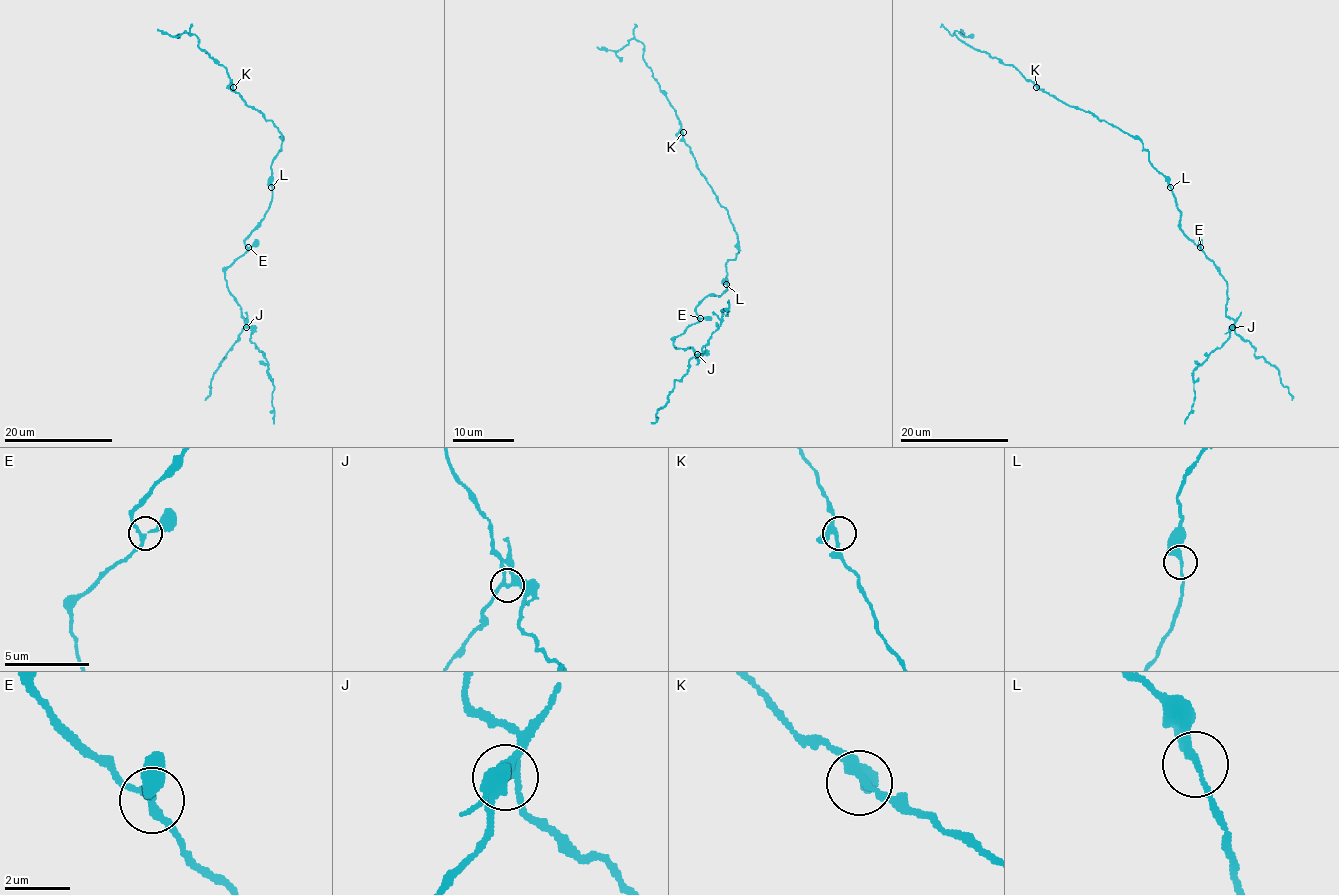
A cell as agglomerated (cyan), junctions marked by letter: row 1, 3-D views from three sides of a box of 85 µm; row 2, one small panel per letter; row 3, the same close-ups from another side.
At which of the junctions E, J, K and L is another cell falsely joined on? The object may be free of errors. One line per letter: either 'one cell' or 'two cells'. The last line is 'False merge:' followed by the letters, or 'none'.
E: one cell
J: two cells
K: one cell
L: one cell
False merge: J

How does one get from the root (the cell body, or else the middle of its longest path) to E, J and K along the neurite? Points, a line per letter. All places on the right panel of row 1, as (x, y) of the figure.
E: (1158, 171), (1174, 197), (1180, 212), (1180, 228), (1200, 247)
J: (1158, 171), (1174, 197), (1180, 212), (1180, 228), (1226, 281), (1226, 315), (1234, 321), (1232, 327)
K: (1158, 171), (1138, 138), (1036, 87)

